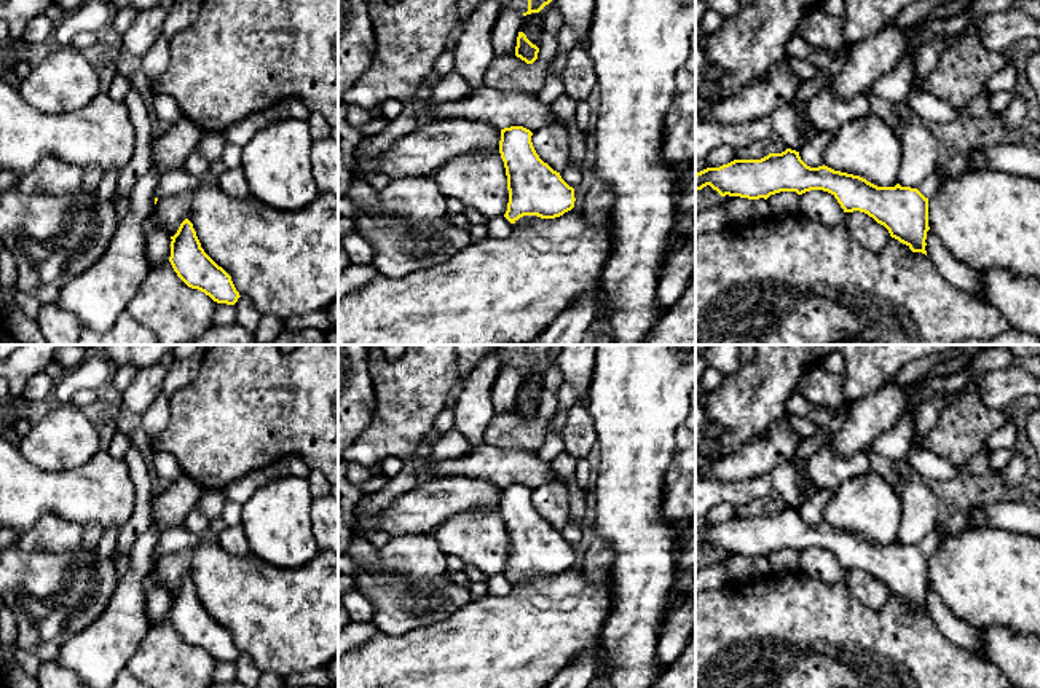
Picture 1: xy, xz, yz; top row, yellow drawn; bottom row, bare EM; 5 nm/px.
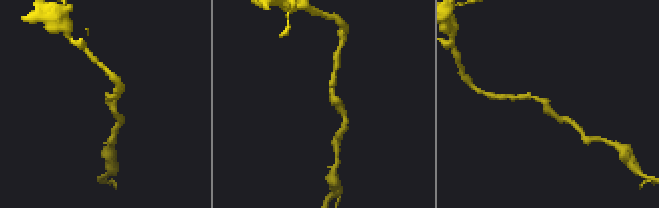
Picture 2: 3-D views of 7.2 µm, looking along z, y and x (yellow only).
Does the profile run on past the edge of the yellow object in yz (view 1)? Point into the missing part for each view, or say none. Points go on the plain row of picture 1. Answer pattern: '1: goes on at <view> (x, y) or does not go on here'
1: goes on at yz (933, 540)

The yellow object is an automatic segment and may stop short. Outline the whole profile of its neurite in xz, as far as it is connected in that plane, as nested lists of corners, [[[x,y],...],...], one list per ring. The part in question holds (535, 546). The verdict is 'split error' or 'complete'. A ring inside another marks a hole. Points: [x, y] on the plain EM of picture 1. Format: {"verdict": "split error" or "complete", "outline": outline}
{"verdict": "split error", "outline": [[[523,484],[501,487],[499,511],[509,548],[504,575],[514,583],[560,575],[576,559],[574,546],[539,516],[531,493]]]}

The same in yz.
{"verdict": "split error", "outline": [[[786,506],[761,517],[734,517],[719,525],[707,525],[695,532],[695,548],[710,543],[721,554],[767,557],[780,549],[802,552],[810,548],[831,551],[844,570],[860,568],[884,583],[890,594],[912,610],[925,608],[928,584],[928,557],[946,538],[938,528],[917,546],[877,544],[866,536],[828,524],[807,524],[799,509]]]}

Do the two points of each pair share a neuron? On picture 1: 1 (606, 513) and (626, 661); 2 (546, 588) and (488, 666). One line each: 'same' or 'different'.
1: same
2: same

